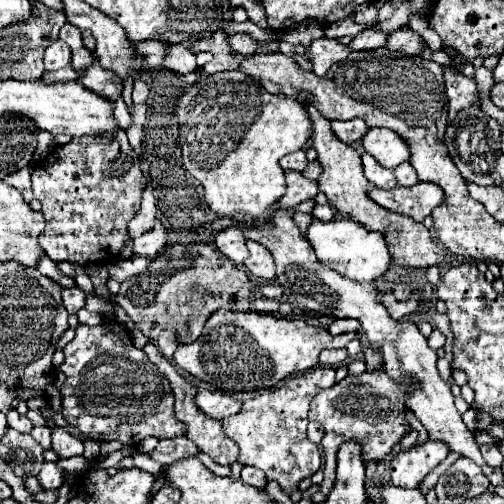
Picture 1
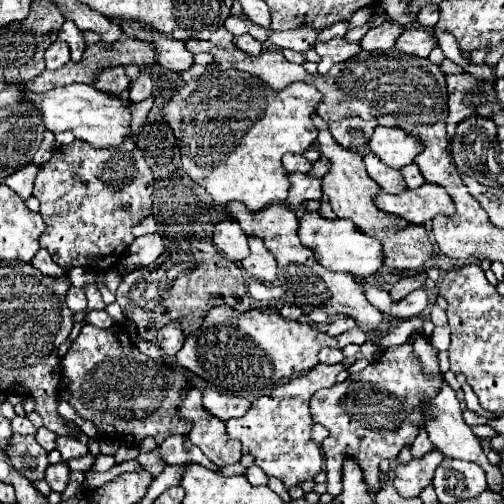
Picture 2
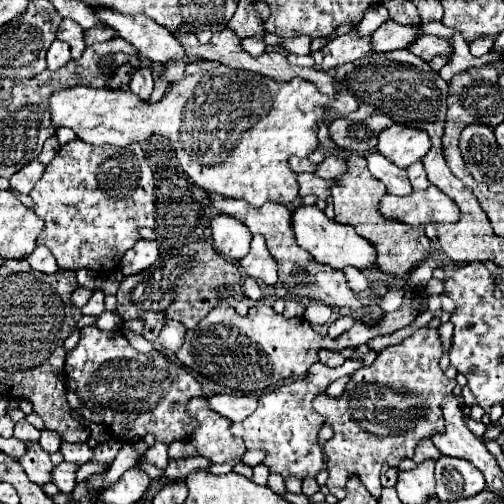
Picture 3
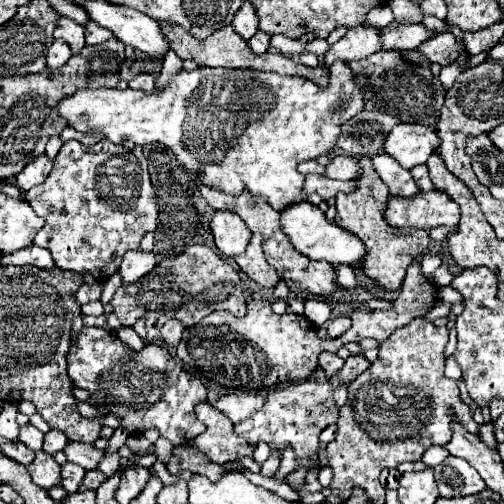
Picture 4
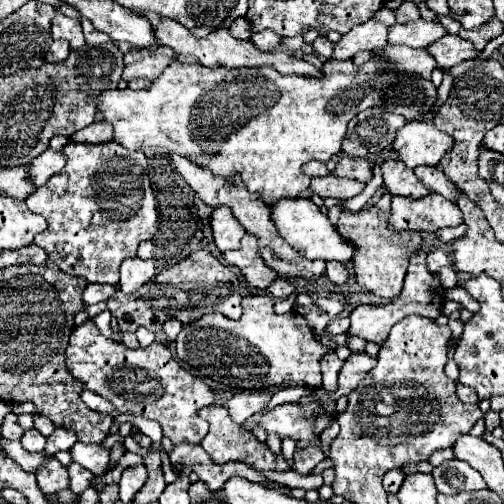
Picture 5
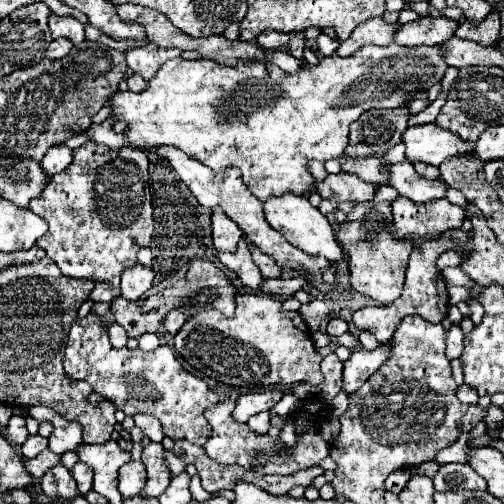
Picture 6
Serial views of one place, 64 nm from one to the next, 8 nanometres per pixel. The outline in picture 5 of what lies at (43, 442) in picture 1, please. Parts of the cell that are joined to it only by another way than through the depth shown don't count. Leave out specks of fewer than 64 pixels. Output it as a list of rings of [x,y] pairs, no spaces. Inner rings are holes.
[[[56,428],[50,436],[48,436],[48,442],[46,442],[46,452],[48,454],[56,454],[60,450],[68,450],[72,448],[72,444],[76,442],[76,434],[72,430],[66,430],[66,428]]]

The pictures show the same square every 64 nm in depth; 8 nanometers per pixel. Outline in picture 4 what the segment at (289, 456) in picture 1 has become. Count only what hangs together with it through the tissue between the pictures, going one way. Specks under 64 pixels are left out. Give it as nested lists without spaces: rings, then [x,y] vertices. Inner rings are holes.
[[[360,354],[360,356],[350,356],[346,358],[346,364],[332,376],[326,378],[324,368],[316,368],[314,374],[304,380],[304,382],[296,382],[296,384],[288,384],[284,388],[276,388],[272,392],[268,392],[264,406],[254,412],[250,418],[246,418],[244,422],[234,426],[234,432],[240,434],[242,438],[246,438],[250,444],[258,444],[258,440],[264,440],[272,452],[276,454],[284,454],[286,448],[292,448],[296,454],[296,464],[298,468],[306,468],[308,472],[318,468],[320,462],[312,460],[310,456],[320,452],[320,444],[318,444],[318,434],[328,426],[336,422],[336,404],[332,400],[332,390],[336,384],[340,382],[352,382],[360,372],[364,372],[370,366],[370,362]]]

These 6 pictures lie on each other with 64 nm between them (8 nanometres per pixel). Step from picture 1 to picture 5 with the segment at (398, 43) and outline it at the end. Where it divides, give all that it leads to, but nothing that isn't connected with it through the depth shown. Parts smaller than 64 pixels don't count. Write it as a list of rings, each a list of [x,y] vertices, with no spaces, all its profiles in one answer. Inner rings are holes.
[[[448,34],[448,36],[432,42],[426,50],[434,56],[434,60],[444,70],[460,64],[462,60],[478,56],[478,52],[472,48],[472,44],[468,40],[462,40],[460,36],[454,36],[454,34]]]

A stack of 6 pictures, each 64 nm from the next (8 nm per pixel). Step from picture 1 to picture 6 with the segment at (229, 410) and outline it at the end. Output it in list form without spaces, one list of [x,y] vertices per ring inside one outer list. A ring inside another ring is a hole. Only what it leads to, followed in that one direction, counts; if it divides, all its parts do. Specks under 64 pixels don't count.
[[[278,390],[246,393],[236,400],[232,416],[236,422],[248,422],[250,416],[272,408],[280,398],[282,398],[282,392]]]

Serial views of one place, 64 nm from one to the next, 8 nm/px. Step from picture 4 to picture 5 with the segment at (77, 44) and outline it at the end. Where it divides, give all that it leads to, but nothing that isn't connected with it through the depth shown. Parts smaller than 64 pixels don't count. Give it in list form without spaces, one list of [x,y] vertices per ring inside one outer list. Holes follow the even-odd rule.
[[[56,14],[56,18],[52,20],[52,36],[68,40],[72,50],[76,50],[84,44],[80,20],[74,20],[74,18],[68,18],[68,16],[62,16],[62,14]]]

